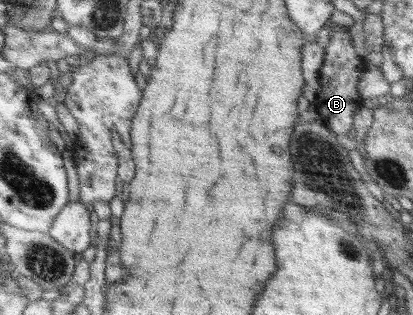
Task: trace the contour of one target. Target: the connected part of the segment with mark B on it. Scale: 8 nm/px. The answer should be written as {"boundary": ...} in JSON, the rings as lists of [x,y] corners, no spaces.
{"boundary":[[[333,30],[329,44],[324,48],[324,63],[320,70],[320,89],[312,104],[313,112],[331,131],[346,136],[353,130],[353,122],[357,122],[357,110],[367,105],[367,100],[358,95],[359,80],[369,68],[367,57],[357,54],[357,38],[353,38],[353,30]]]}

